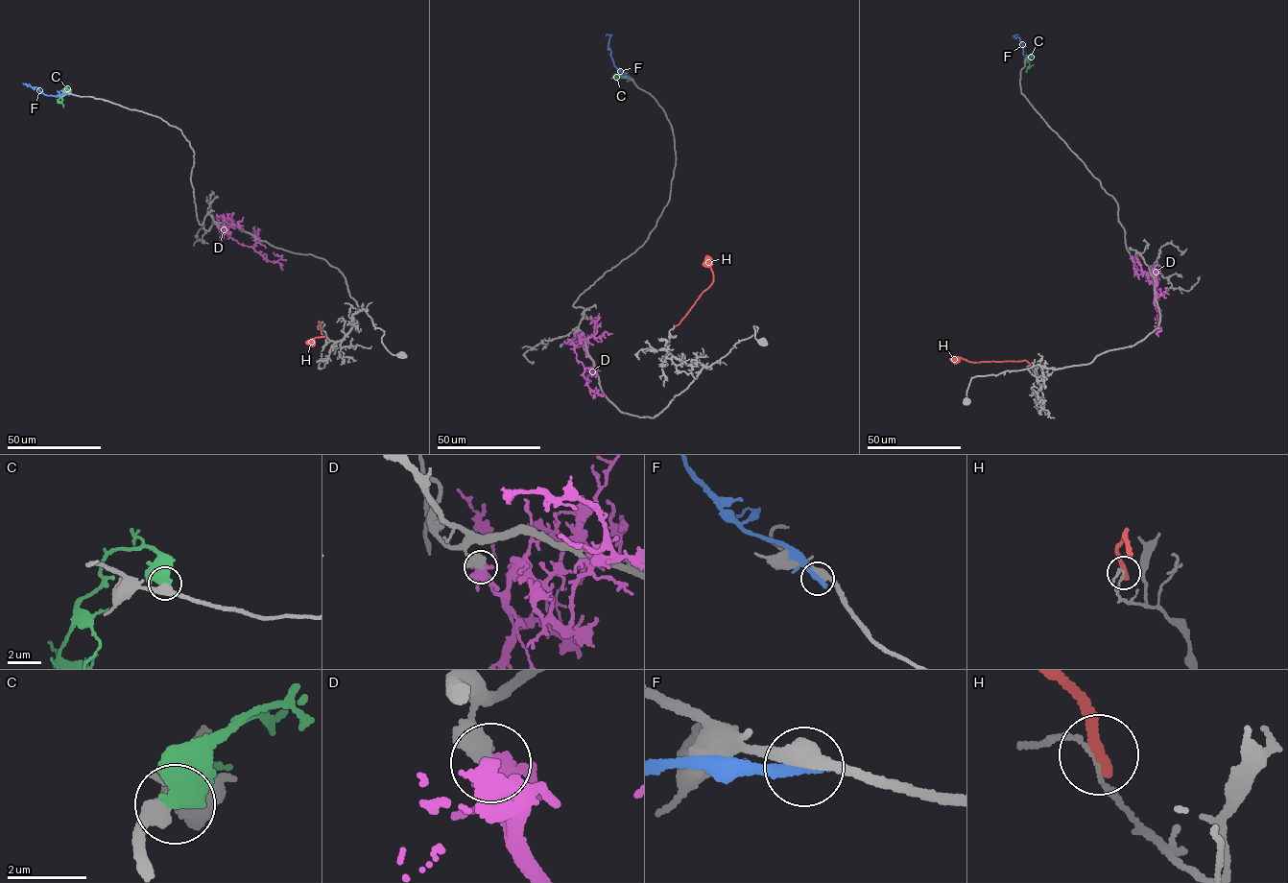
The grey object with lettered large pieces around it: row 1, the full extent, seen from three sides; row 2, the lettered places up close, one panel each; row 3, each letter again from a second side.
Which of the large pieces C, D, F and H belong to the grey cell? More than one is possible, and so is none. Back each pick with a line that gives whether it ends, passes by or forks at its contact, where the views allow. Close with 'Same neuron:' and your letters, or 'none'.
Same neuron: none

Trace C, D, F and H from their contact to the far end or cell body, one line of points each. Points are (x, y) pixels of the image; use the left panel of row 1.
C: (70, 92), (64, 88), (59, 96), (58, 101), (63, 107)
D: (218, 226), (238, 243), (250, 246), (271, 261), (281, 258), (273, 252)
F: (70, 94), (47, 95), (36, 87), (23, 83)
H: (318, 325), (319, 321), (324, 336), (305, 343)

